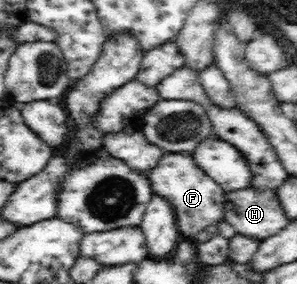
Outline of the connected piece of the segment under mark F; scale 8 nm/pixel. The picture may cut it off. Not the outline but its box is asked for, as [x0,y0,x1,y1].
[145,153,223,238]

